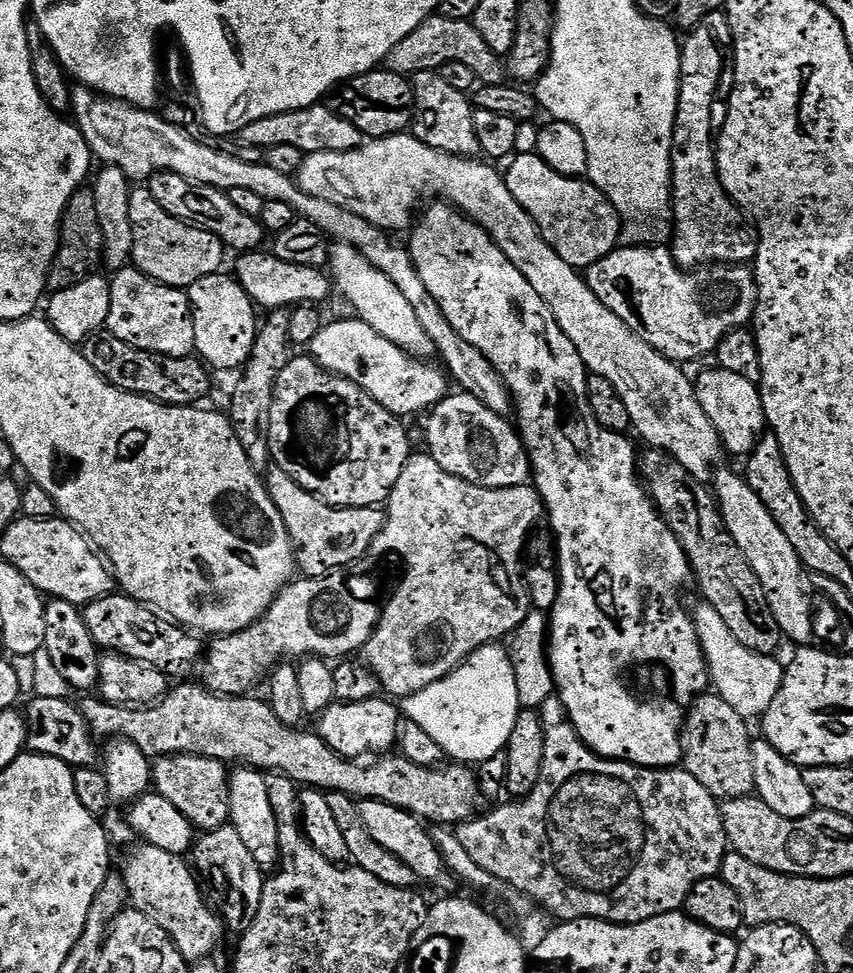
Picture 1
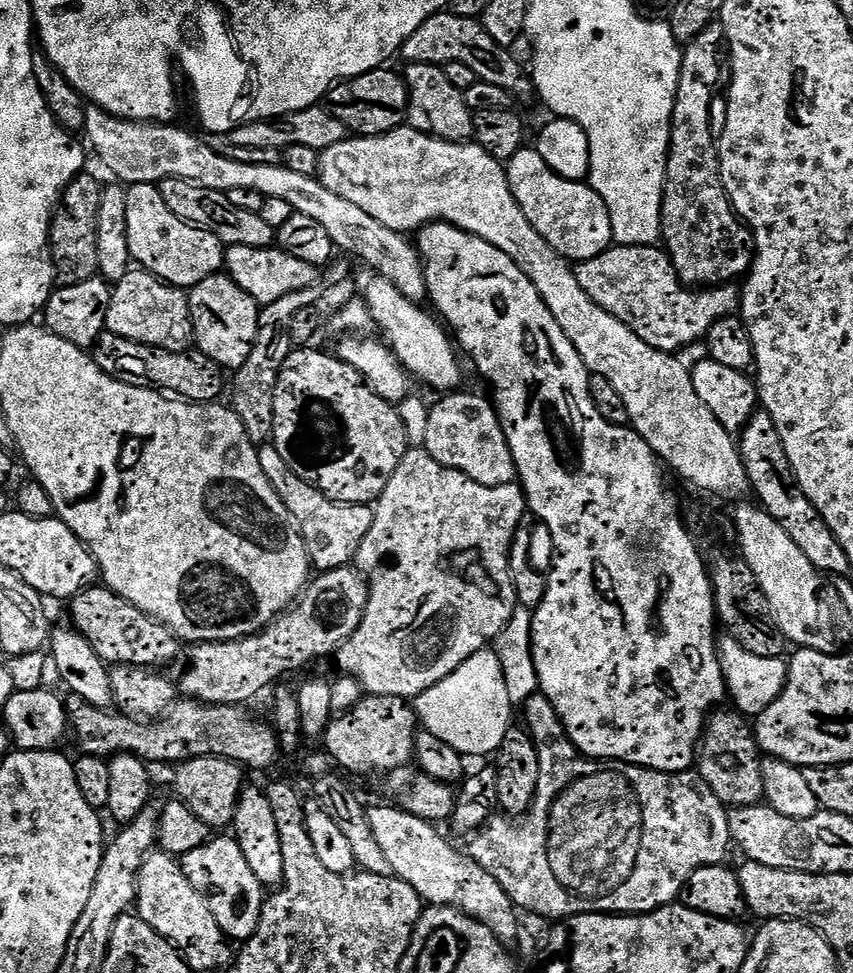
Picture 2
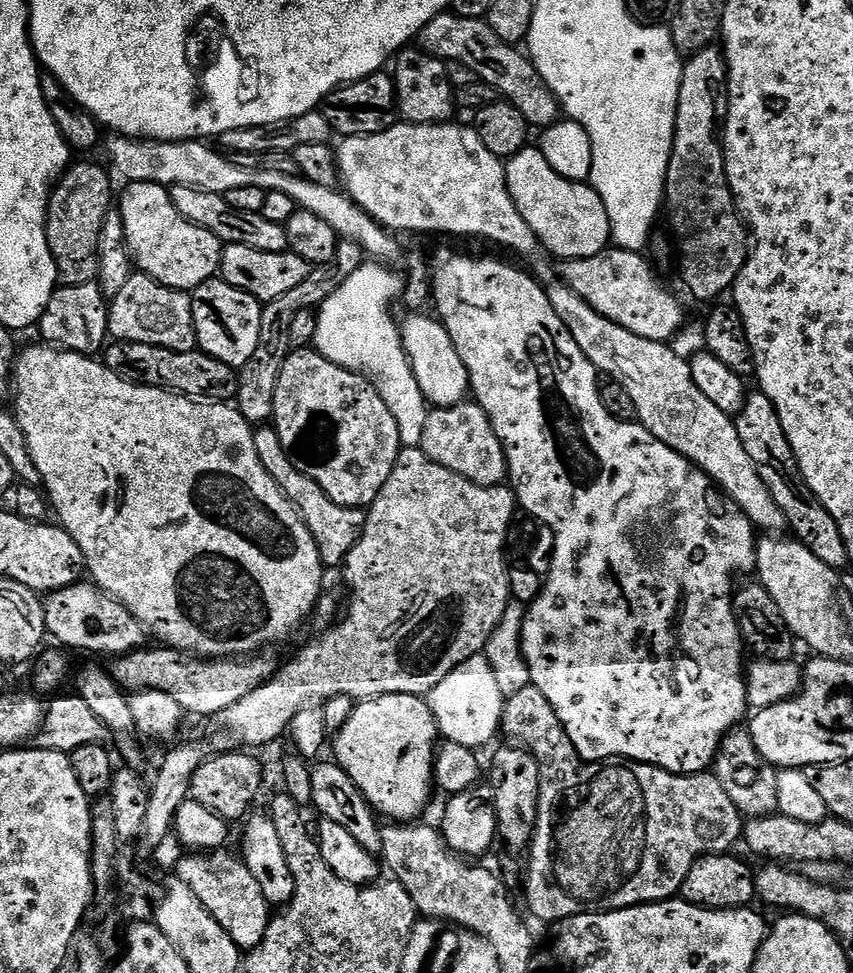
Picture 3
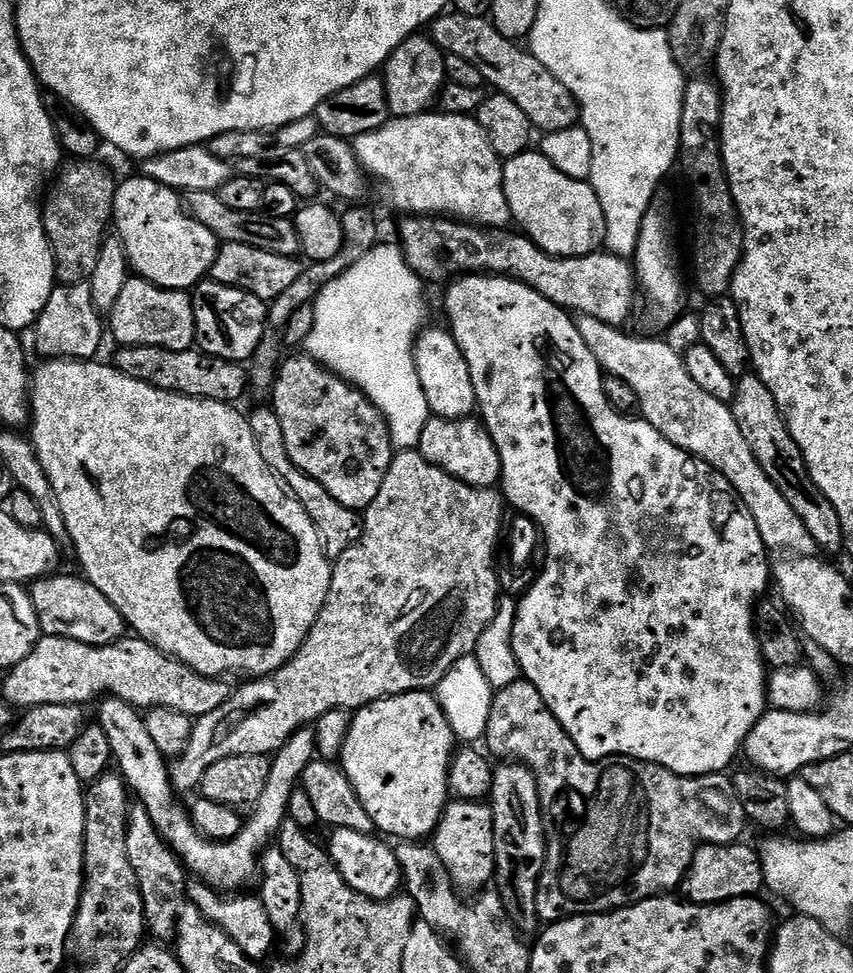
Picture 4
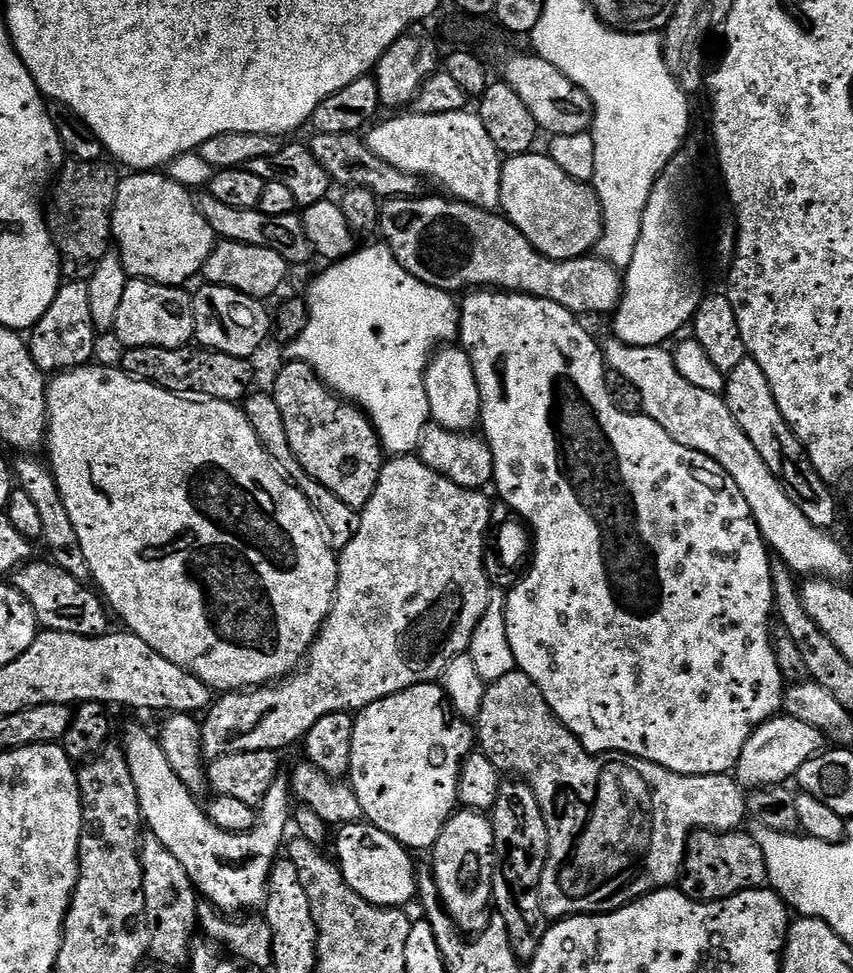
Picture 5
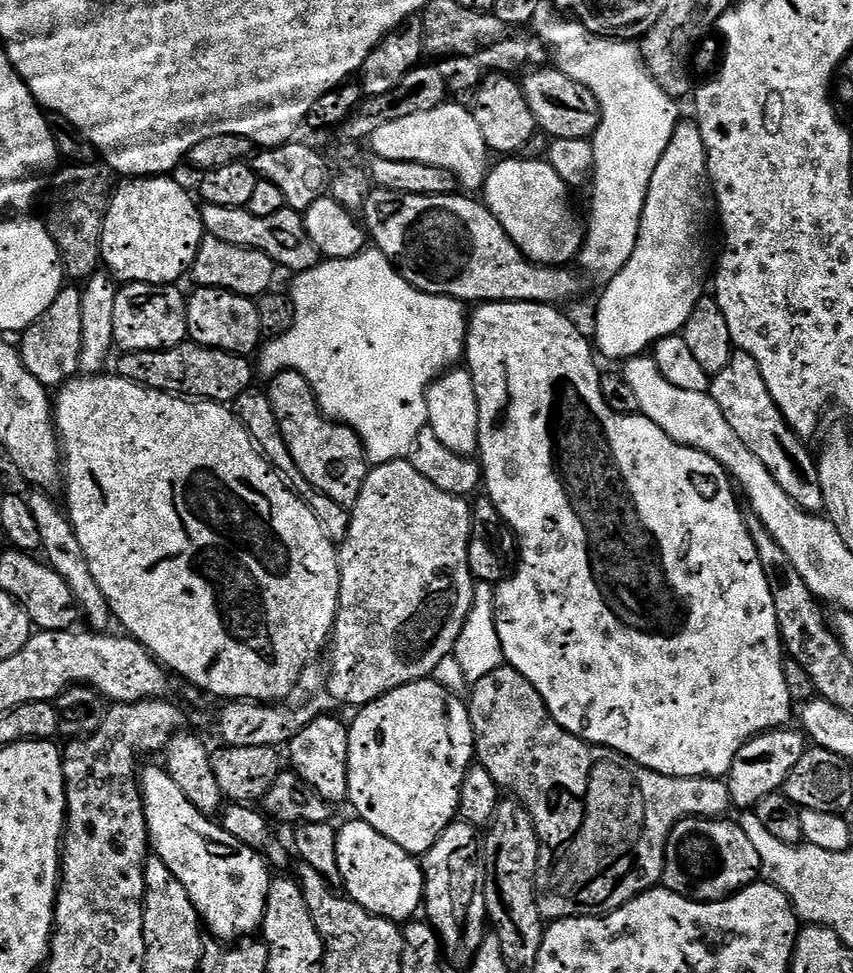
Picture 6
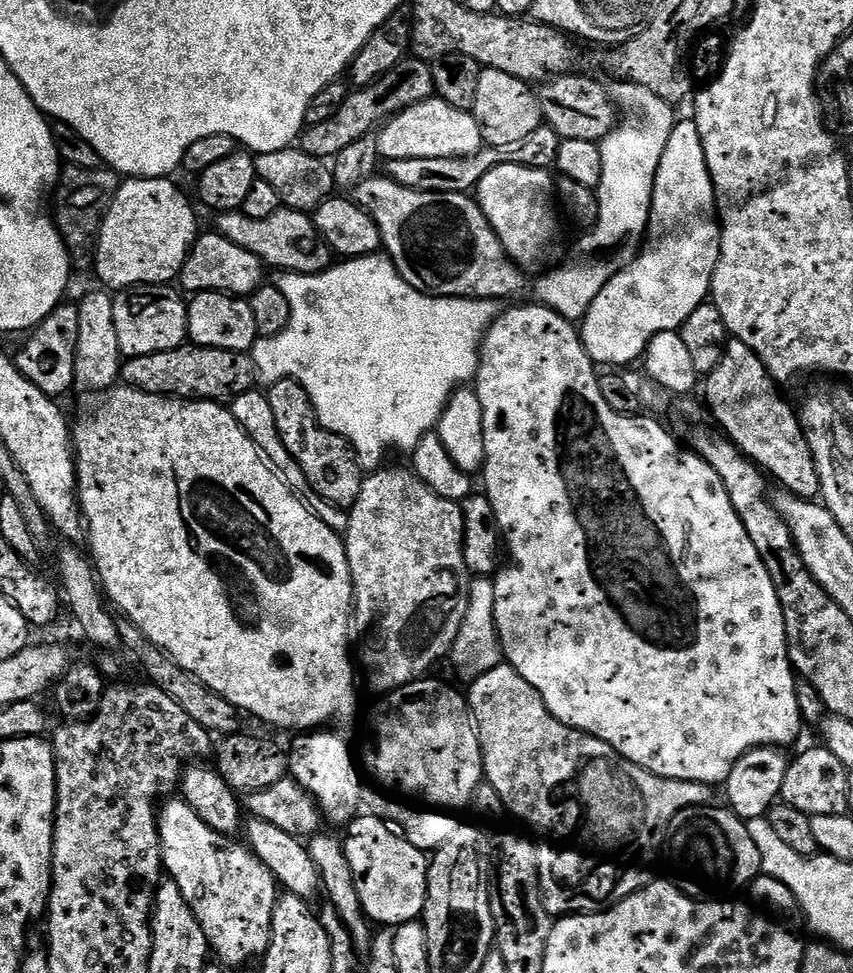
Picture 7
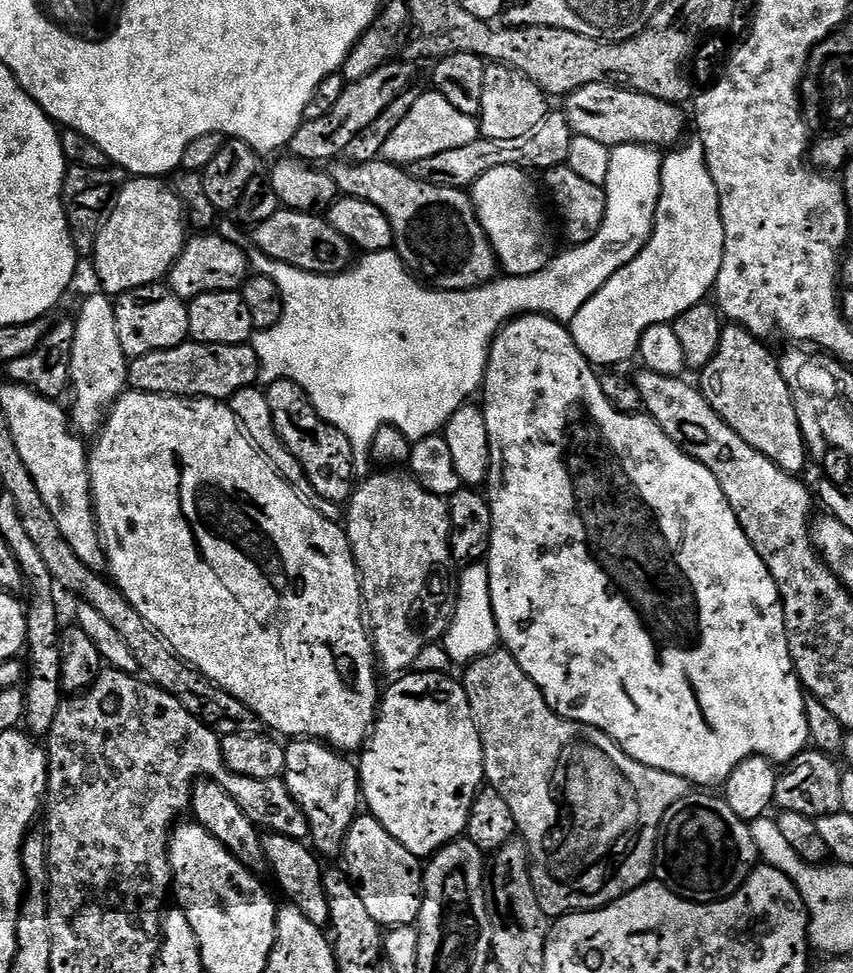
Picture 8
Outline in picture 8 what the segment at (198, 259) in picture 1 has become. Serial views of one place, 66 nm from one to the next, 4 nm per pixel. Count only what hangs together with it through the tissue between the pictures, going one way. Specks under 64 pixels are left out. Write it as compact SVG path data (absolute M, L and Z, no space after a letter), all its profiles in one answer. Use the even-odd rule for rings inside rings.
M137 176L129 179L116 196L94 253L96 276L109 297L163 281L182 254L186 213L175 192L164 183L160 178Z

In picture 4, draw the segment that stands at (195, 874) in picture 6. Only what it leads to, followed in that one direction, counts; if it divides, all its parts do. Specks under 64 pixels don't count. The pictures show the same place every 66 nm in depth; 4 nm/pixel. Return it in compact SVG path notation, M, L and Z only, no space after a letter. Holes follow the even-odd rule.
M108 698L100 708L99 727L104 729L106 738L110 738L110 750L113 761L118 762L119 771L131 791L140 795L139 803L148 809L154 817L154 823L160 829L167 845L189 869L192 868L202 880L218 890L236 890L252 875L258 872L258 853L269 843L268 840L279 833L288 816L288 800L297 789L304 775L304 768L311 760L317 759L316 733L311 727L302 726L282 745L279 752L271 757L272 773L266 790L262 790L259 800L254 805L256 813L252 821L245 823L232 840L223 842L209 840L201 836L192 823L189 813L172 805L174 789L170 775L170 764L154 746L150 730L144 725L144 716L125 700ZM105 703L105 704L104 704ZM133 788L133 789L132 789ZM268 840L268 841L267 841ZM192 867L192 868L191 868Z

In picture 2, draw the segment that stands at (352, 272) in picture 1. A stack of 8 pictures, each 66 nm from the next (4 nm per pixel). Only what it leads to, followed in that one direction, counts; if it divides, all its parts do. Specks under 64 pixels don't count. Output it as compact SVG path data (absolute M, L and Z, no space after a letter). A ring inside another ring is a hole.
M375 274L369 277L364 284L363 299L368 305L368 312L375 327L380 327L388 335L387 343L400 359L404 369L419 383L421 380L422 383L437 388L440 394L448 394L459 389L461 384L460 364L456 361L457 349L445 325L431 311L423 312L425 309L421 305L410 302L410 298L402 295L386 278Z

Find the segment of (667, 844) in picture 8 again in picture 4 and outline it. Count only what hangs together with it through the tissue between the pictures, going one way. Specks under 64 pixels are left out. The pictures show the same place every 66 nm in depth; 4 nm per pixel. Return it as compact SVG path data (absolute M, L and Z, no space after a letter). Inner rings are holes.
M744 842L735 844L706 844L697 848L688 873L684 875L682 896L689 904L725 904L728 900L740 900L743 896L755 897L761 887L765 887L764 866L760 862L757 849L747 848Z

